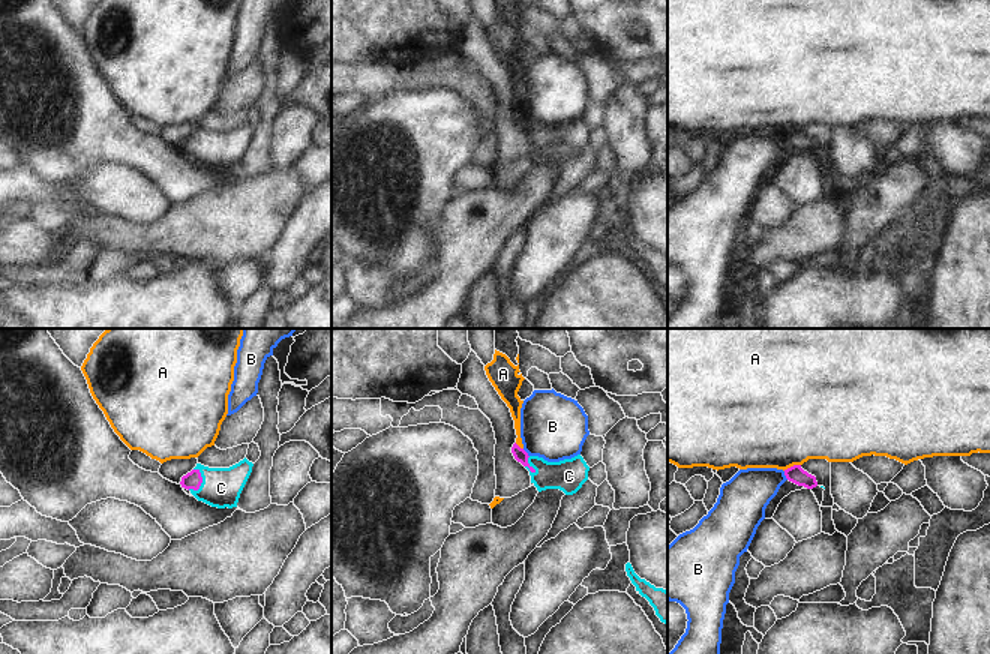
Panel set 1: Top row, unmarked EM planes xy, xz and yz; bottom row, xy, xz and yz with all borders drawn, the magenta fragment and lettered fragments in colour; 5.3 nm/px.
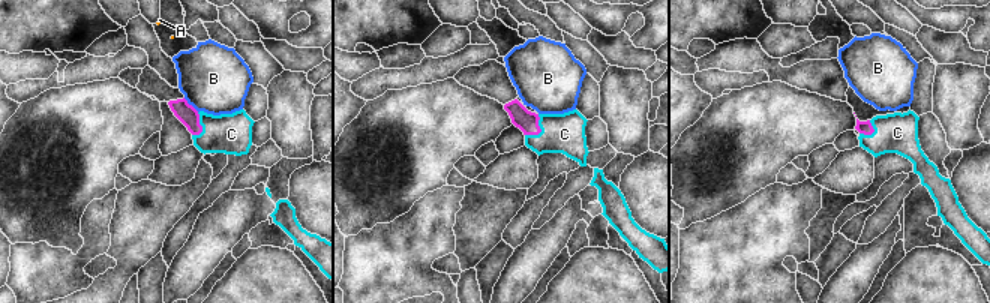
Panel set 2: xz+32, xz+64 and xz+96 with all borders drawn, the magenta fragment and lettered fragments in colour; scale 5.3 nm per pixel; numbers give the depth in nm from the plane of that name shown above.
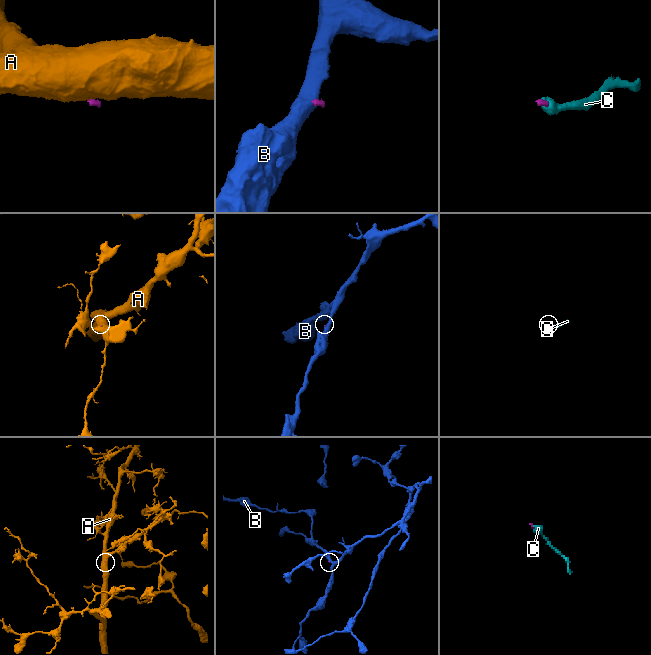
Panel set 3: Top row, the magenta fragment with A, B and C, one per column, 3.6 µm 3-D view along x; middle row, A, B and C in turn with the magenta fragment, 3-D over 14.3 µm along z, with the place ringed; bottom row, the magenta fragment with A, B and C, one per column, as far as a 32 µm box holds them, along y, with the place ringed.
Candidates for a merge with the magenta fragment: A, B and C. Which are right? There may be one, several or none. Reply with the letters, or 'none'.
C

